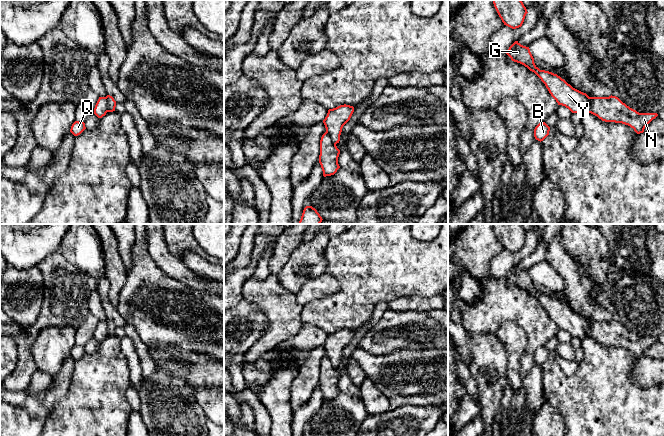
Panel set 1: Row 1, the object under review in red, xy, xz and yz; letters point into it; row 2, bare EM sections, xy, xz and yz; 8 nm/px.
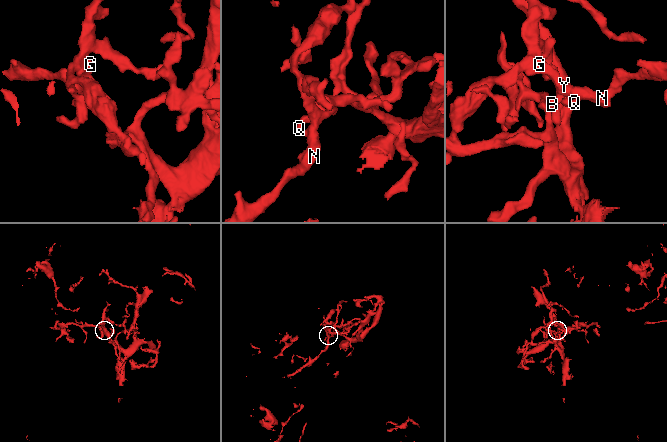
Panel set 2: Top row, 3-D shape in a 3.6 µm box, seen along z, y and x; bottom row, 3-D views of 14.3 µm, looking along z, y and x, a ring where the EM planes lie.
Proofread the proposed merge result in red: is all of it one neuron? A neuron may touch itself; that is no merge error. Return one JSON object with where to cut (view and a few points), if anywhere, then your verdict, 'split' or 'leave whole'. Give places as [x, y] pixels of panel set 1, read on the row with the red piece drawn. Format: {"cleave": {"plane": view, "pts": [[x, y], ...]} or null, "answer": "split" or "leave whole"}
{"cleave": {"plane": "xy", "pts": [[105, 97], [108, 111]]}, "answer": "split"}

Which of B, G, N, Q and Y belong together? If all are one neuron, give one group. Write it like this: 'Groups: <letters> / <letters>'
Groups: B G Y / N Q

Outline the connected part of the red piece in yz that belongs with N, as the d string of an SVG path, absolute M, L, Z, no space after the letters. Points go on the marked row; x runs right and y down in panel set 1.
M616 96L589 97L587 112L605 122L622 123L630 126L637 134L655 119L657 113L639 113L623 103Z

